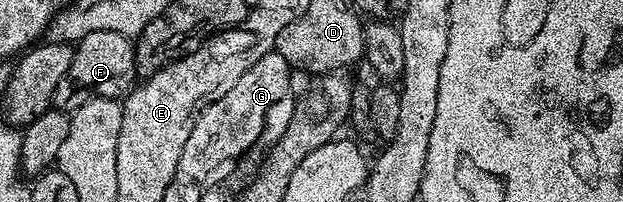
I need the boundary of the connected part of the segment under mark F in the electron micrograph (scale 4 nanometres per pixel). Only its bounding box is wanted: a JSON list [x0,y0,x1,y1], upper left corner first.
[53,31,137,110]

